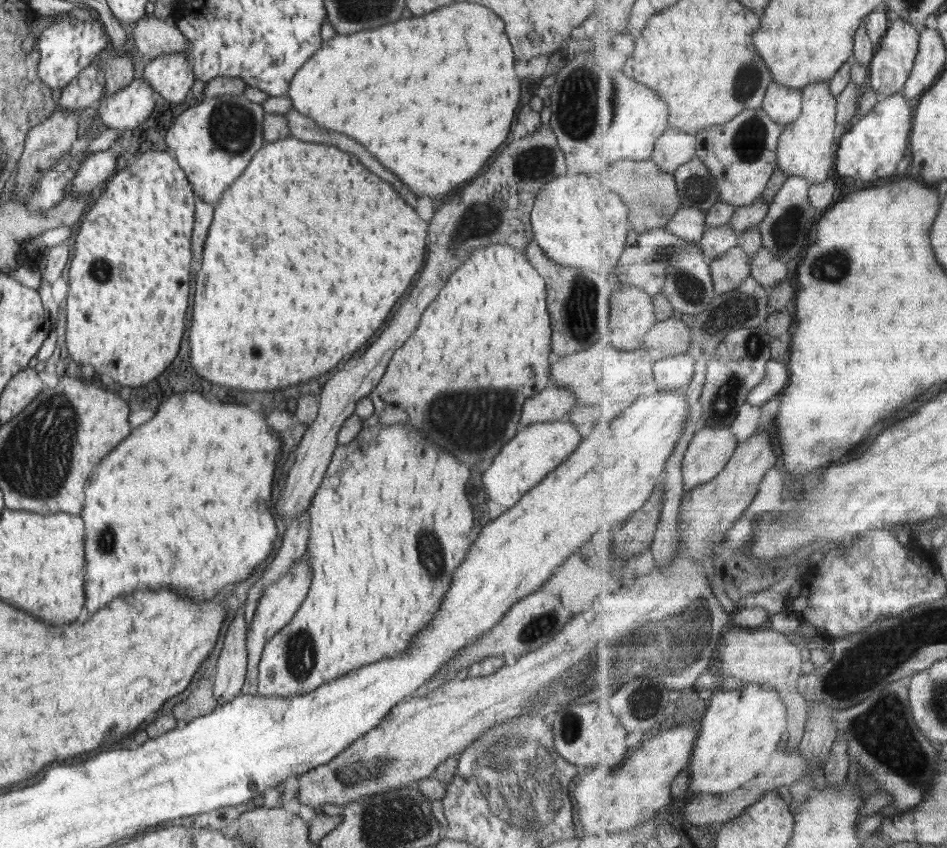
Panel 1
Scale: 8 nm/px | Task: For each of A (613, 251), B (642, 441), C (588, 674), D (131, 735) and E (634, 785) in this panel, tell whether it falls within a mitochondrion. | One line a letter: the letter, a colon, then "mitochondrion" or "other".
A: other
B: other
C: mitochondrion
D: other
E: other

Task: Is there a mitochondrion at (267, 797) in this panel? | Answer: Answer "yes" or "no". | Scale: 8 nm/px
no

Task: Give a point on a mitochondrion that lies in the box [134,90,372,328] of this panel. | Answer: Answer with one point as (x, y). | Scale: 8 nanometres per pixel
(232, 127)

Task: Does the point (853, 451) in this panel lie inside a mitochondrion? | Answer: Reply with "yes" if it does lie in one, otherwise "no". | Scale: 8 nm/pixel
no

